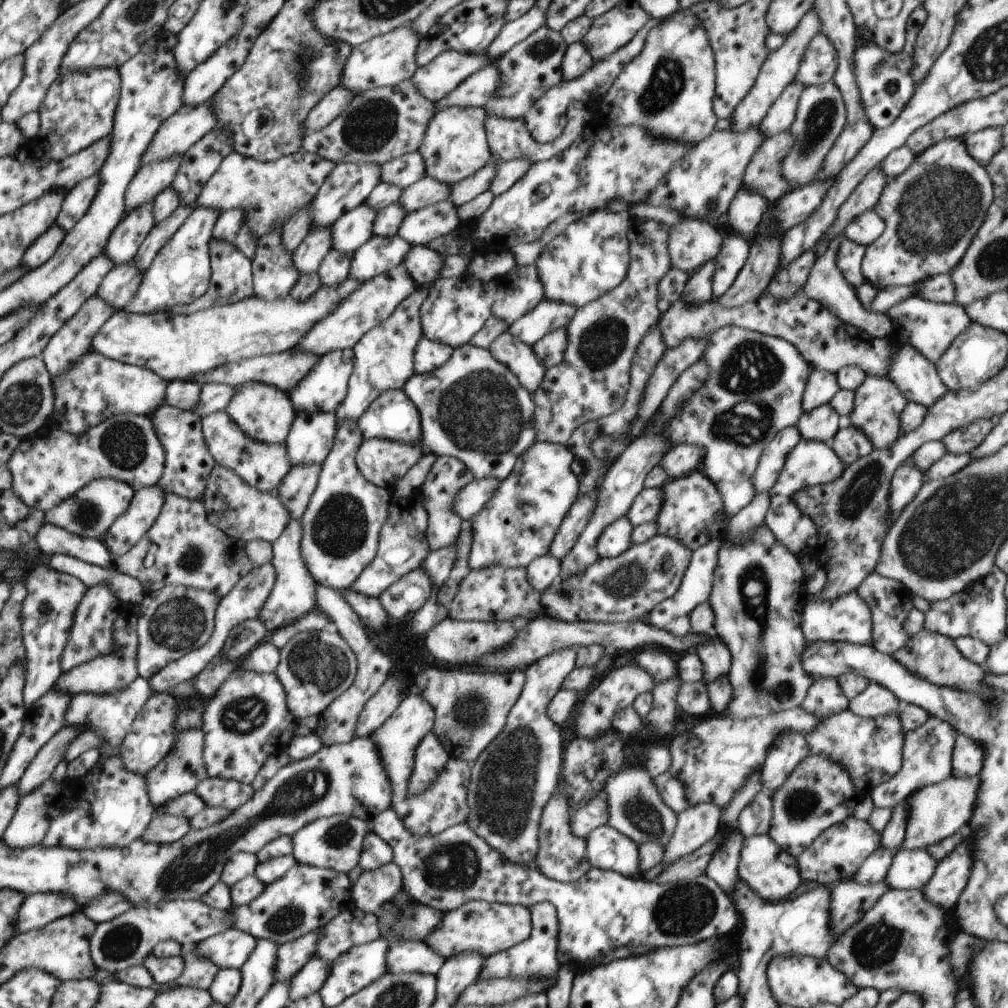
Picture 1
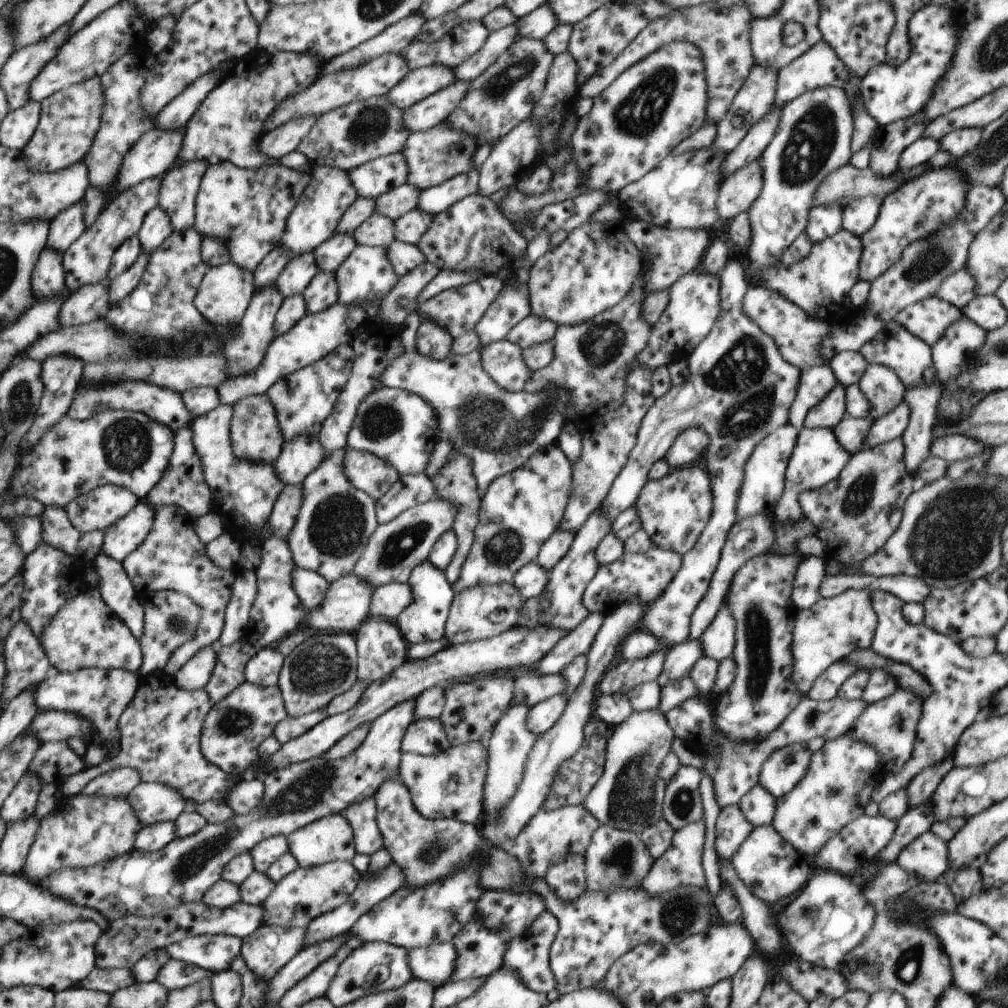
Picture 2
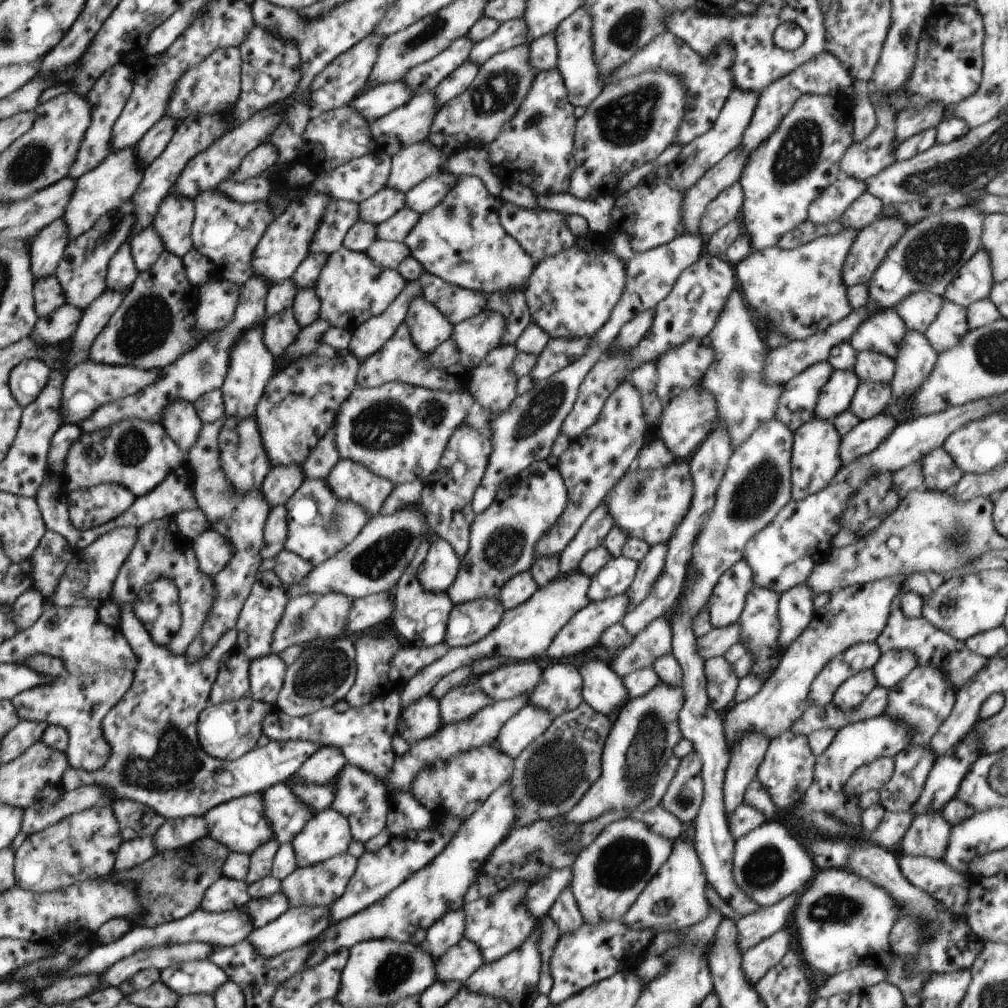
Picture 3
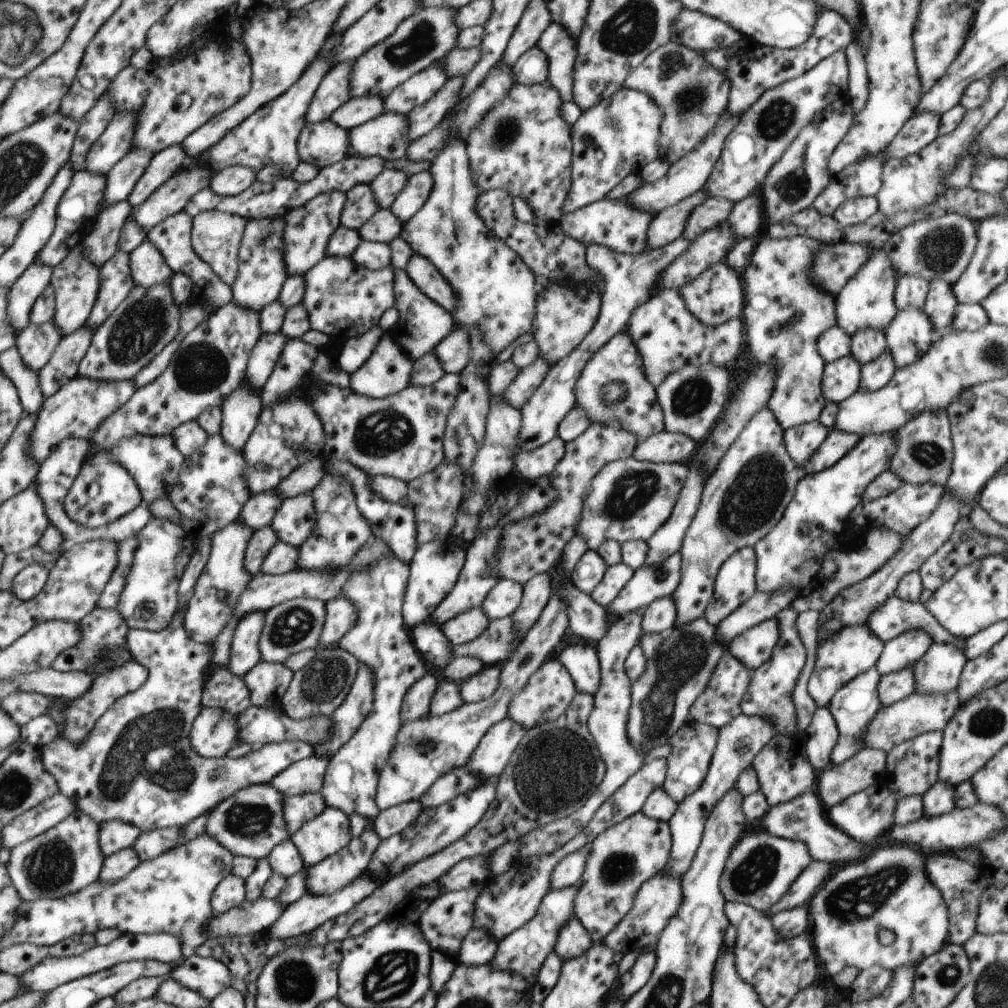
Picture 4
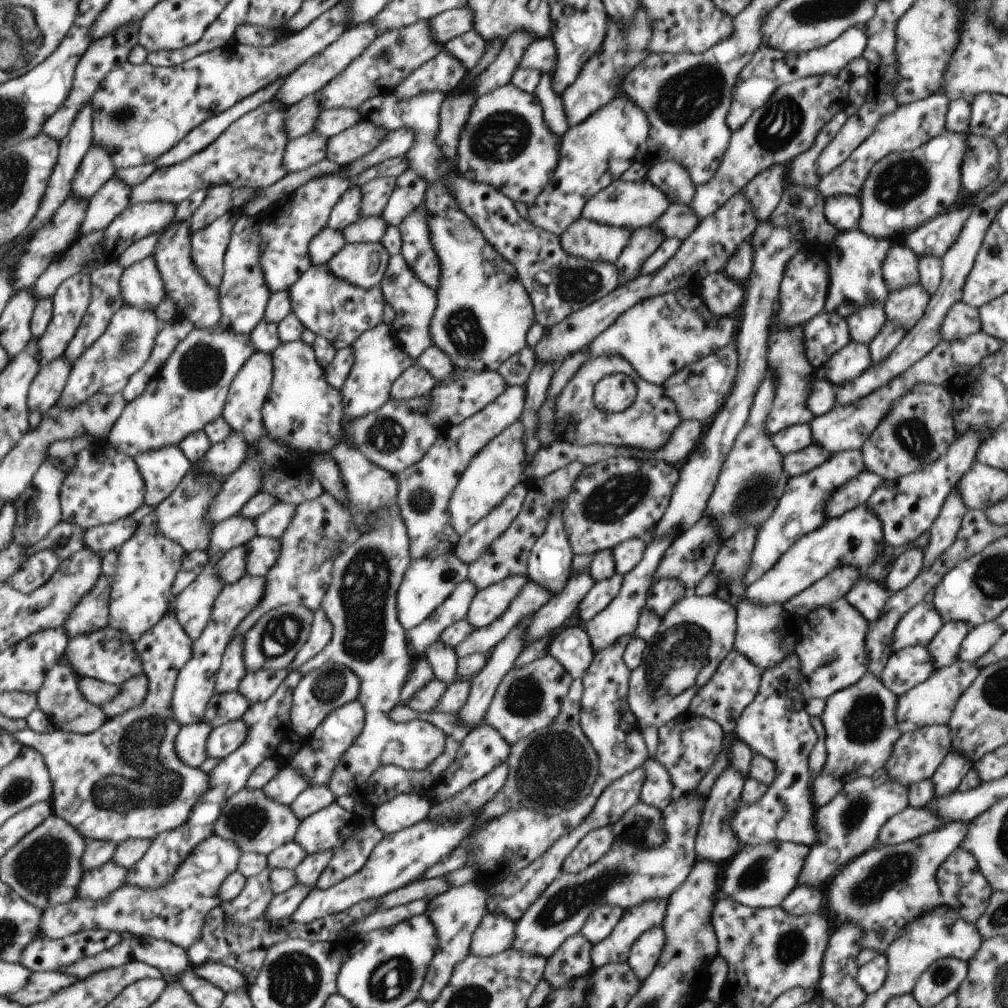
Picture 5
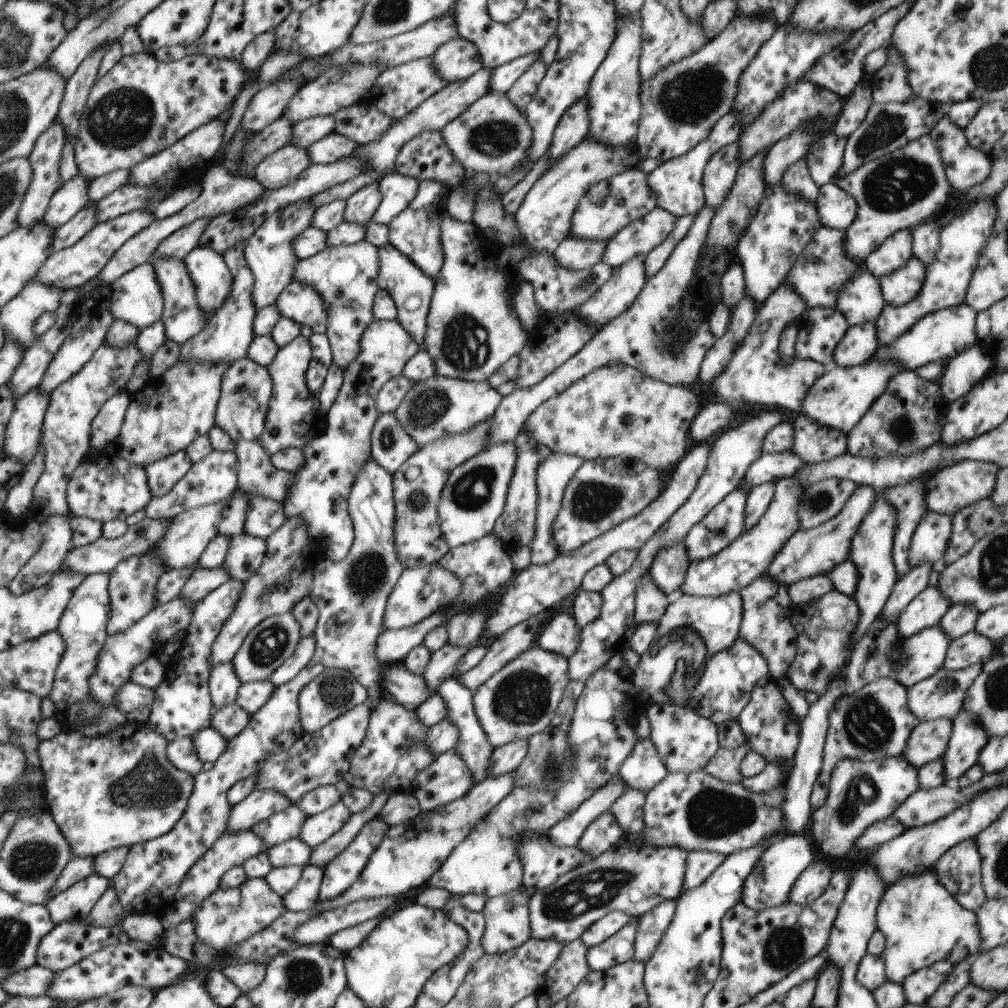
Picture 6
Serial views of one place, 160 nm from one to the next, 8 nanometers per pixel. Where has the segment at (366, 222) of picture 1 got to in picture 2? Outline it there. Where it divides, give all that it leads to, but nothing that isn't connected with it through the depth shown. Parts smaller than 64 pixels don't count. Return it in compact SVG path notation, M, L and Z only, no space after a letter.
M340 231L332 233L328 240L313 250L319 270L334 273L340 264L350 256L356 245L358 244L352 233L344 234Z

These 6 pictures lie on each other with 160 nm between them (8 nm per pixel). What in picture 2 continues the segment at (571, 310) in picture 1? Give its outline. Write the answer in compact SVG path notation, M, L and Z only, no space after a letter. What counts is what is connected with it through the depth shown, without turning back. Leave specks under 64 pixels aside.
M530 314L508 332L507 339L514 344L519 344L521 349L525 349L554 340L557 326L553 320Z

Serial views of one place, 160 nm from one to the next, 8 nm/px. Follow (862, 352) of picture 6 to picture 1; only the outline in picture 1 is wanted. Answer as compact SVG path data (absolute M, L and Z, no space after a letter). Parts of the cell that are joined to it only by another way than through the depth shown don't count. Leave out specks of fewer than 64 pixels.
M826 403L804 413L795 427L804 440L830 443L842 424L839 414L832 408L832 405Z

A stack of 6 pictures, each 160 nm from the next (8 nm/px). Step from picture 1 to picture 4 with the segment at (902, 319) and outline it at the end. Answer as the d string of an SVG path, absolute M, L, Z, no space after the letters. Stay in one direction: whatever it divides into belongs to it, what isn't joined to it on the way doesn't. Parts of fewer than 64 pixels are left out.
M904 275L895 284L894 304L899 311L922 309L929 291L929 282L916 275Z

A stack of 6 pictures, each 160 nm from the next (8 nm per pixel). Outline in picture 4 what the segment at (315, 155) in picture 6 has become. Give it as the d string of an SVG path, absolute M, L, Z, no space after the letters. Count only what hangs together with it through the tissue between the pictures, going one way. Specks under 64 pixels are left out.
M383 112L380 116L354 127L349 134L350 155L361 157L377 156L383 158L386 164L391 160L406 158L411 140L409 139L410 123L408 115L404 113Z

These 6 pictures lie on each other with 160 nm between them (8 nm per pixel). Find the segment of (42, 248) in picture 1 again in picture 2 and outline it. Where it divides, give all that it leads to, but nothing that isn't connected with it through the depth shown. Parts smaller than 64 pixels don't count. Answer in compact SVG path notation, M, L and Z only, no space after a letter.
M46 246L32 274L36 300L61 295L66 291L66 270L63 268L63 254Z

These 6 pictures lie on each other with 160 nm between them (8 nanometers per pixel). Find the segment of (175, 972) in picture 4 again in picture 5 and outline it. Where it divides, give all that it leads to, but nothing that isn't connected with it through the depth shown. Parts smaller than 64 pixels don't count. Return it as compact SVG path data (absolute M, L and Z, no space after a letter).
M205 962L197 967L191 967L191 971L197 977L220 987L225 993L248 986L247 978L238 969L224 963Z

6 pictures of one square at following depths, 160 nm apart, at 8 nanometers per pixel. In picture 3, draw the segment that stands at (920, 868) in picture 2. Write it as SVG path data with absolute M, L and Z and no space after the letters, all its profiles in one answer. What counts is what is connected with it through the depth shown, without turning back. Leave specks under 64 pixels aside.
M941 811L922 813L912 821L900 842L903 856L944 858L950 826L940 814Z

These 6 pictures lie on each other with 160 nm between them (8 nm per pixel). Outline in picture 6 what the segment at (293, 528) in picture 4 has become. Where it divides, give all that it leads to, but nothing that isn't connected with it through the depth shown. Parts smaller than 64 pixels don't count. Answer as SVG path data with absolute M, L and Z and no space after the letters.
M246 497L249 511L245 518L245 534L266 540L287 519L282 503L264 497Z

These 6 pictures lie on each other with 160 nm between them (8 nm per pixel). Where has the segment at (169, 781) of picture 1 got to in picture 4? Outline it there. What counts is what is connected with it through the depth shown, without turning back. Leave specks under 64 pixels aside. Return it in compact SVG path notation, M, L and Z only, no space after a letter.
M112 819L111 822L102 824L99 844L107 857L119 850L132 847L142 831L139 826L130 821Z

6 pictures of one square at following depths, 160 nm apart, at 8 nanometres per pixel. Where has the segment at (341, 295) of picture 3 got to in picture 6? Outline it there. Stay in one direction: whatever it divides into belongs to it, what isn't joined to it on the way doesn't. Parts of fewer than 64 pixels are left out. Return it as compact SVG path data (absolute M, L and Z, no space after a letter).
M293 280L278 295L275 304L282 317L288 317L301 326L309 326L313 333L327 331L329 306L313 286Z

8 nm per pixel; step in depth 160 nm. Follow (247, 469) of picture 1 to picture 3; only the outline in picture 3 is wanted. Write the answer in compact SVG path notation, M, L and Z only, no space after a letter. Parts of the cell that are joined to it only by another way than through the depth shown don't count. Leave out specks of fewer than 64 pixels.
M225 412L214 422L203 423L198 438L194 441L191 449L186 452L187 463L195 472L193 485L196 503L208 518L210 529L220 531L235 550L231 562L213 577L213 587L217 590L215 603L208 613L207 621L200 634L185 652L185 656L190 662L203 659L214 648L224 632L235 628L244 601L250 594L260 563L263 561L261 555L261 549L265 546L263 532L272 508L259 491L260 489L252 489L241 495L235 493L233 484L220 466L219 434L227 418Z

